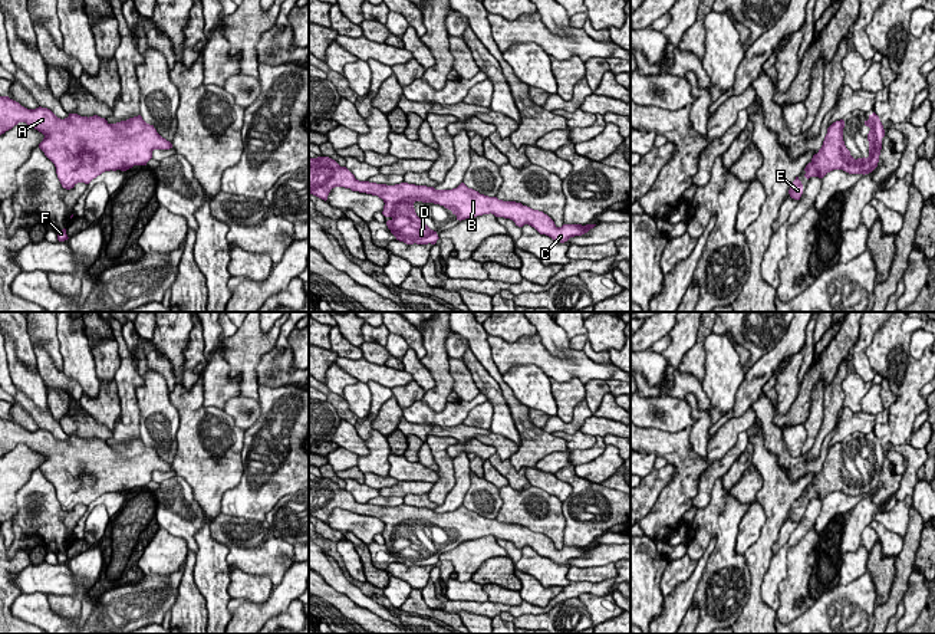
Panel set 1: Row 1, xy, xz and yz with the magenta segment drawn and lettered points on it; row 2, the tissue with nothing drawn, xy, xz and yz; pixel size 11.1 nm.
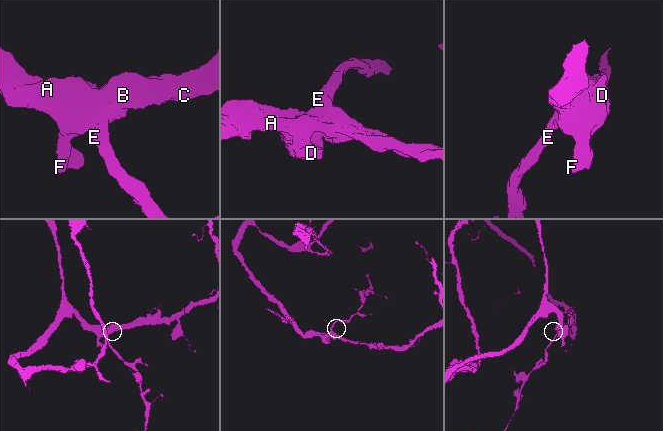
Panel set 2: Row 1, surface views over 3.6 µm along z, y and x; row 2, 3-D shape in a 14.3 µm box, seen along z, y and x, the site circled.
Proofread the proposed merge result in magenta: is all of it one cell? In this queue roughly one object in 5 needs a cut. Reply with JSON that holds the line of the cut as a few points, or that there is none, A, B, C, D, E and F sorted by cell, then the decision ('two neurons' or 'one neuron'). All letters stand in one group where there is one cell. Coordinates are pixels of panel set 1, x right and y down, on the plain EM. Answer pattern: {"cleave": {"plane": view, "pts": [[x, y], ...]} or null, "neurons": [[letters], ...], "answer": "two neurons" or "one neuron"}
{"cleave": null, "neurons": [["A", "B", "C", "D", "E", "F"]], "answer": "one neuron"}

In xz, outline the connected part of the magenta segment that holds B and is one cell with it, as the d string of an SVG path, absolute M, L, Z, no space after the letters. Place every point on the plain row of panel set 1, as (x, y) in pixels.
M329 479L309 482L309 516L327 522L332 510L345 509L352 513L378 518L383 522L382 536L388 539L388 551L396 562L406 566L435 566L439 561L437 553L431 552L417 538L414 525L434 525L444 528L457 538L457 542L465 542L483 536L510 541L516 548L529 546L540 556L546 556L556 564L564 565L570 559L582 558L596 546L563 546L557 549L554 543L543 533L533 532L521 525L503 523L497 519L488 519L468 510L461 505L452 512L435 512L434 509L401 505L395 507L359 503L346 490L340 489Z

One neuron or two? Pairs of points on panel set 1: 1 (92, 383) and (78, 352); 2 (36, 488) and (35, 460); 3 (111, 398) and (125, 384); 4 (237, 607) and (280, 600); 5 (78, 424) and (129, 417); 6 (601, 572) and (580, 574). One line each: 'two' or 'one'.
1: one
2: two
3: two
4: one
5: two
6: one

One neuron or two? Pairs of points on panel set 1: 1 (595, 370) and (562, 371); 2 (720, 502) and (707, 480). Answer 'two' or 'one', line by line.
1: one
2: two

